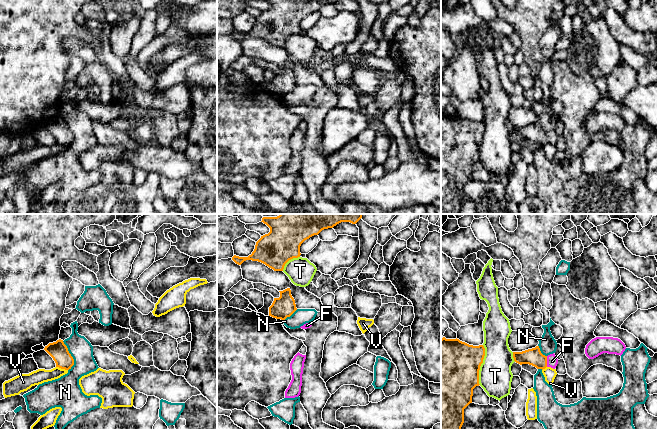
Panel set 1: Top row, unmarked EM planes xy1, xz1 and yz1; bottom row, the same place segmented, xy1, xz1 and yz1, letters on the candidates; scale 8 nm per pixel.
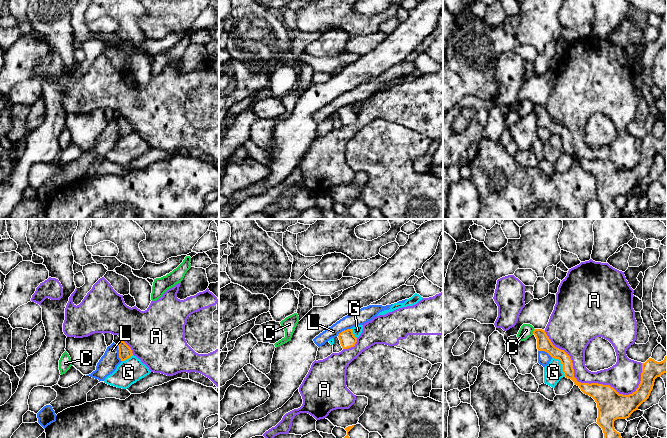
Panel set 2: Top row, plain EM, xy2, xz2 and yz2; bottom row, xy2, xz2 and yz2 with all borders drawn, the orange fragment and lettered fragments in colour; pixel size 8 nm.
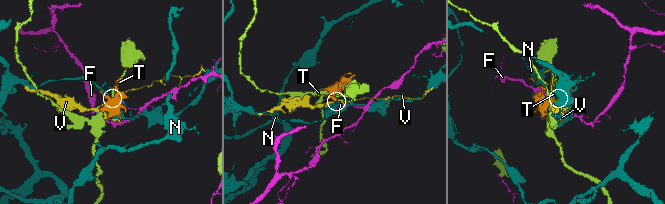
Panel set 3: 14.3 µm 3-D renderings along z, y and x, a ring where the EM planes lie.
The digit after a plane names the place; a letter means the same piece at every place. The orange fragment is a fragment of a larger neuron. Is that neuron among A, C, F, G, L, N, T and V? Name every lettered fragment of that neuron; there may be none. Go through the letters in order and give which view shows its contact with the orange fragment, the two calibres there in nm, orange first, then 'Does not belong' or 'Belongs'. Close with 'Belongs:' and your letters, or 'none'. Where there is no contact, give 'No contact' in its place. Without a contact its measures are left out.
A: Touches orange in yz2. Thickness 190 nm (orange) against 140 nm. Does not belong
C: Touches orange in yz2. Thickness 110 nm (orange) against 110 nm. Does not belong
F: Touches orange in yz1. Thickness 140 nm (orange) against 90 nm. Belongs
G: Touches orange in yz2. Thickness 110 nm (orange) against 160 nm. Does not belong
L: Touches orange in xy2. Thickness 110 nm (orange) against 150 nm. Does not belong
N: Touches orange in xy1. Thickness 150 nm (orange) against 190 nm. Does not belong
T: Touches orange in yz1. Thickness 480 nm (orange) against 260 nm. Does not belong
V: Touches orange in xy1. Thickness 150 nm (orange) against 120 nm. Does not belong
Belongs: F

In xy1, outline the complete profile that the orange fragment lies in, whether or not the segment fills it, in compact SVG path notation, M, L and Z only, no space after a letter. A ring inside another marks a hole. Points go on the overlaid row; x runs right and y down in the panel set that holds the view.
M59 339L56 342L49 343L44 350L53 358L56 367L69 370L74 365L74 359L63 340Z

